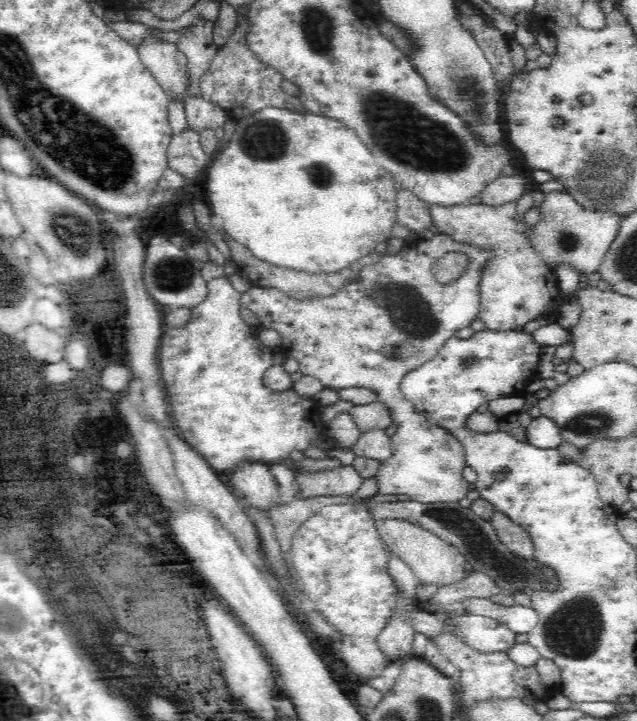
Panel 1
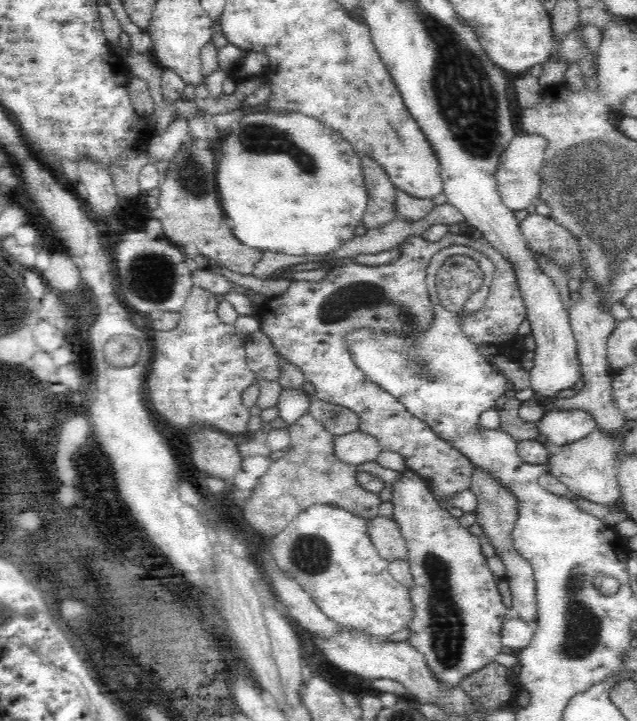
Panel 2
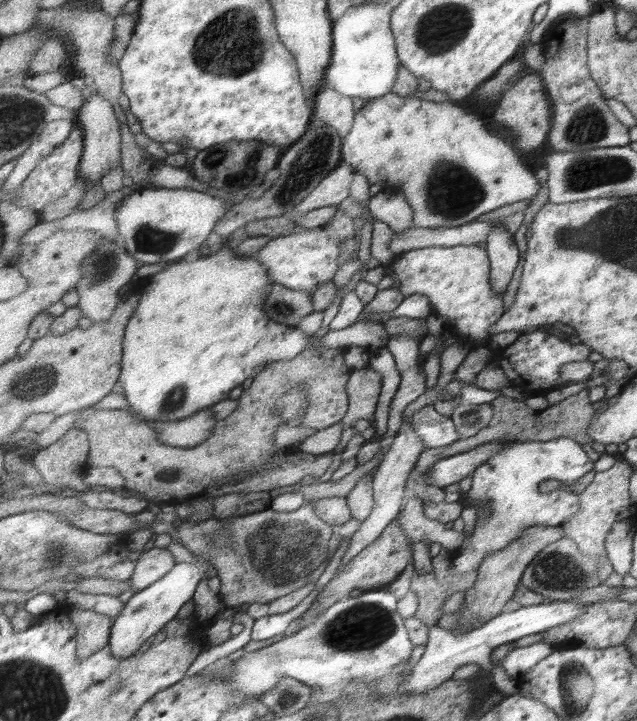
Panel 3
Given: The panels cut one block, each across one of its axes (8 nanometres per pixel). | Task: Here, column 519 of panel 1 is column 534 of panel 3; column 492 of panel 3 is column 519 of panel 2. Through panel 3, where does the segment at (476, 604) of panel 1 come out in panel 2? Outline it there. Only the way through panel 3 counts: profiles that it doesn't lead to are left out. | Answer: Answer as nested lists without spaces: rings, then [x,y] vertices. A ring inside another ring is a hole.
[[[520,618],[518,620],[506,620],[506,624],[502,628],[502,644],[512,650],[510,656],[516,660],[516,666],[514,666],[516,678],[514,680],[518,680],[518,676],[522,672],[520,654],[530,646],[530,642],[534,642],[534,634],[536,632],[526,622],[522,622]]]

